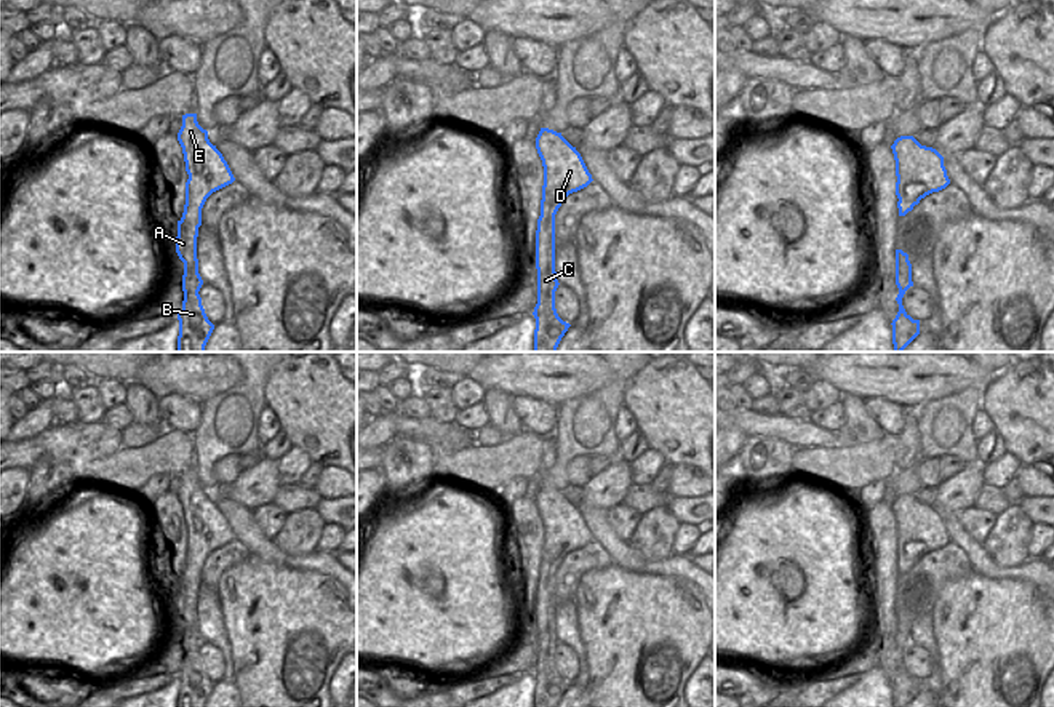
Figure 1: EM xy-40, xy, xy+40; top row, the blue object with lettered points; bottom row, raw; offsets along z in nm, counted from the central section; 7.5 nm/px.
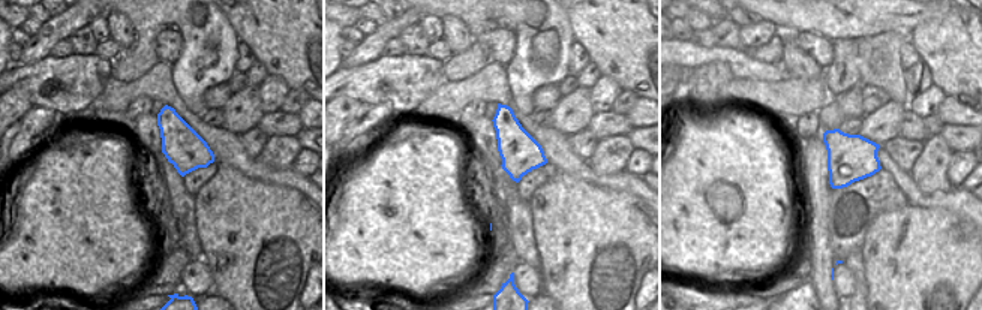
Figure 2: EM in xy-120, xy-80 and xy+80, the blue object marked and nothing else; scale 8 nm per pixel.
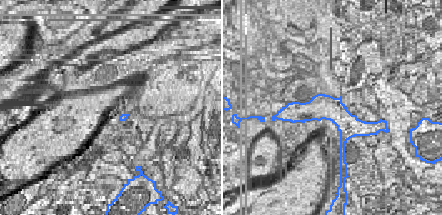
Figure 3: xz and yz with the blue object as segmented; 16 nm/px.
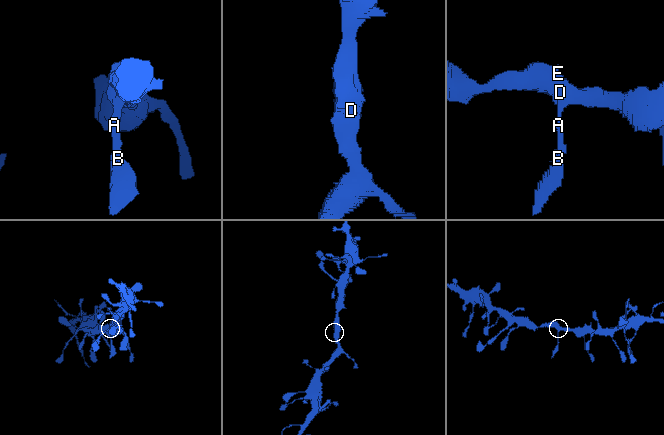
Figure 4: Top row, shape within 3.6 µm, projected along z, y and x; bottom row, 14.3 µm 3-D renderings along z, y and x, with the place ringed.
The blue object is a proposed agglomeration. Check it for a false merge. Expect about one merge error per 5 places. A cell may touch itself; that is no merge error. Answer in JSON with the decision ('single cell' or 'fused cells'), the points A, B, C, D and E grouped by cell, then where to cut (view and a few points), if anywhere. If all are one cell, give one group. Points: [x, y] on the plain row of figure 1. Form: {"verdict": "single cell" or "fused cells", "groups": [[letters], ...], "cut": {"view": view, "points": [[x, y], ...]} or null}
{"verdict": "single cell", "groups": [["A", "B", "C", "D", "E"]], "cut": null}

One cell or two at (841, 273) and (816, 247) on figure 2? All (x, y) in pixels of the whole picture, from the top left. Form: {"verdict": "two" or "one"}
{"verdict": "two"}

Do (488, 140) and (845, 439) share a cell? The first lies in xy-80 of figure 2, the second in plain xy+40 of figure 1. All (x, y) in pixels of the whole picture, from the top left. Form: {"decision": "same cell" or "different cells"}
{"decision": "different cells"}

